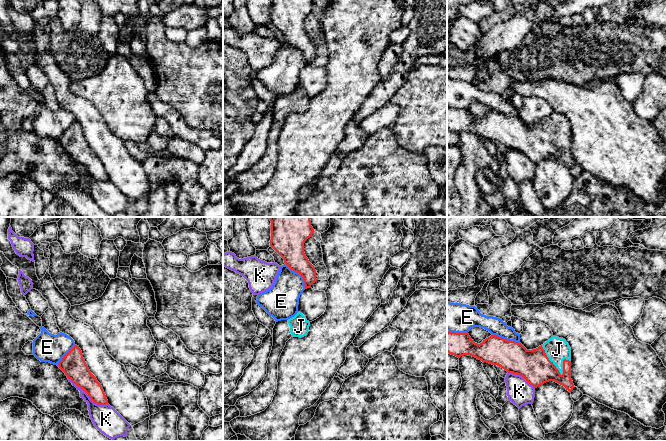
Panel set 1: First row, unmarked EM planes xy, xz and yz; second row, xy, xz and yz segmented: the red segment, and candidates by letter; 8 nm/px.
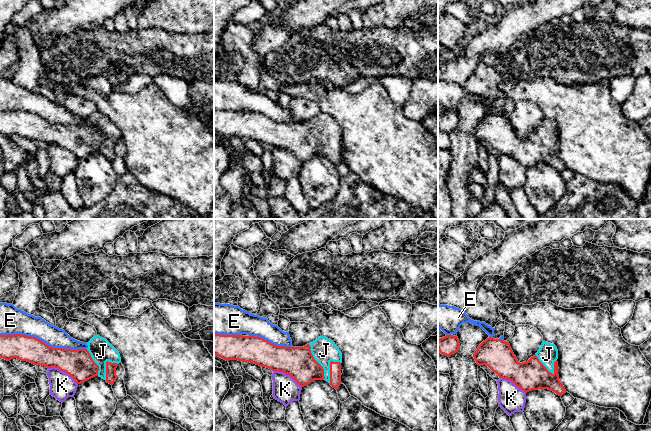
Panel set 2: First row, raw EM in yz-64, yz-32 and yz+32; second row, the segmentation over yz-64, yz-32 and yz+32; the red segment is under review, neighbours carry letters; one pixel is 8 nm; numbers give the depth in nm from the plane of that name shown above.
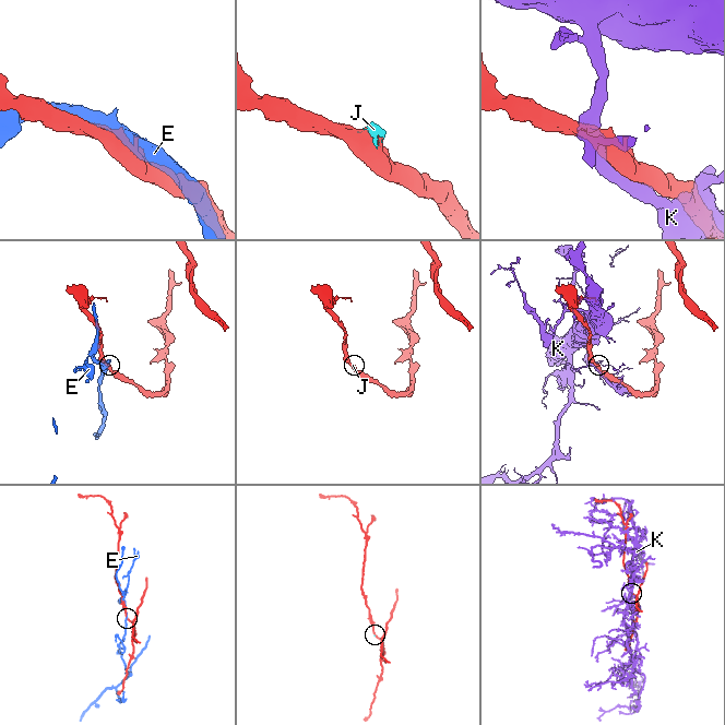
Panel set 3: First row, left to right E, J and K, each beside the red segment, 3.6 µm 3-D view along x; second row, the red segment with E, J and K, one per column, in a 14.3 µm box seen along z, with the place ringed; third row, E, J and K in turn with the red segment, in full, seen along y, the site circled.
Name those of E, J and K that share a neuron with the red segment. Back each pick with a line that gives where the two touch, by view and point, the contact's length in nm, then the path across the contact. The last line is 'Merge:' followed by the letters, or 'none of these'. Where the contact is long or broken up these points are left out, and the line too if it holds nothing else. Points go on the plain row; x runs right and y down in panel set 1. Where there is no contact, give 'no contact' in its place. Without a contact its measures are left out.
J: contact yz (549, 136); length 300 nm
Merge: J

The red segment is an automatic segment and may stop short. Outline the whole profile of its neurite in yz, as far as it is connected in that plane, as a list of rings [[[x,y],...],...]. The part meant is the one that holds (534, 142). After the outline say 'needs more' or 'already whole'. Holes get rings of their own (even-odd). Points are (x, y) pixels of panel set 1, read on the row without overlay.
[[[447,107],[447,128],[458,134],[470,131],[482,138],[497,141],[508,149],[522,152],[530,161],[537,164],[546,158],[554,157],[571,168],[574,164],[571,155],[571,124],[565,115],[552,112],[543,121],[533,126],[527,126],[521,119],[509,117],[491,111],[482,119],[475,119],[468,109]]]; needs more

